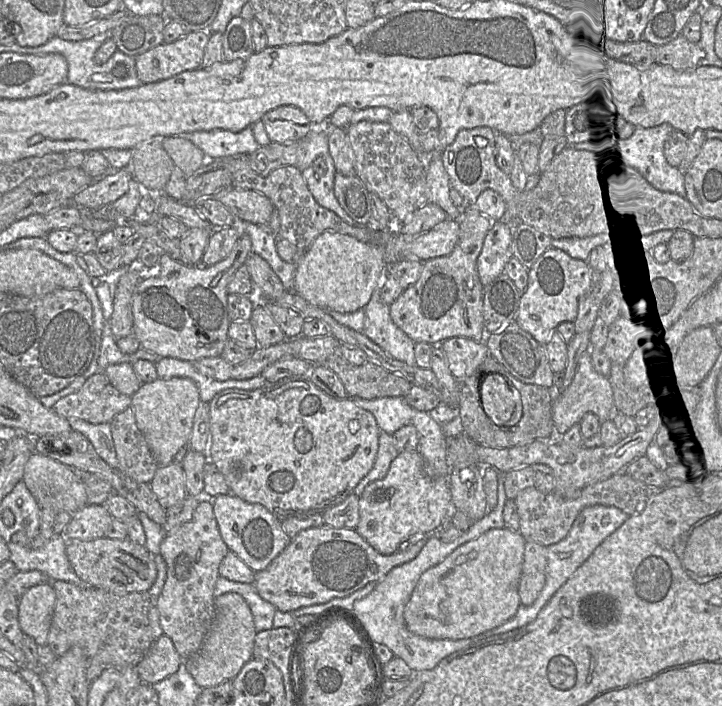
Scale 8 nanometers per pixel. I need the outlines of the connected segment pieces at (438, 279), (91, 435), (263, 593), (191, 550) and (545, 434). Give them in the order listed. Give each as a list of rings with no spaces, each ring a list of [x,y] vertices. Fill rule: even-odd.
[[[468,210],[462,213],[462,218],[459,220],[459,240],[454,250],[446,256],[423,262],[419,279],[406,288],[397,300],[389,306],[393,322],[415,343],[426,342],[431,345],[440,345],[443,341],[452,337],[466,337],[483,341],[484,286],[479,278],[477,260],[492,223],[491,219],[477,210]]]
[[[70,418],[68,421],[72,430],[80,432],[91,442],[102,460],[119,470],[110,423],[91,424],[78,418]]]
[[[326,525],[301,530],[285,549],[262,571],[255,572],[253,585],[261,598],[278,611],[297,609],[345,598],[370,582],[378,582],[394,567],[413,560],[427,542],[428,535],[417,537],[390,555],[378,553],[355,529]]]
[[[202,496],[192,519],[167,533],[160,546],[166,564],[166,579],[156,598],[160,625],[180,657],[187,660],[198,652],[214,619],[214,589],[219,566],[229,549],[222,540],[213,511],[212,498]]]
[[[490,355],[472,375],[459,379],[457,386],[458,415],[462,421],[463,434],[479,445],[490,448],[510,448],[523,446],[535,440],[556,440],[560,437],[554,431],[552,420],[552,403],[555,393],[551,389],[519,381]],[[492,373],[508,378],[521,395],[523,414],[518,424],[513,427],[497,427],[485,414],[480,403],[480,386],[484,379]]]

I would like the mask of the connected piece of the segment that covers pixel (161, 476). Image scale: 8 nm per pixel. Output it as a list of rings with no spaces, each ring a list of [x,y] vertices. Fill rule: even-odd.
[[[176,461],[159,467],[150,486],[160,505],[166,510],[178,505],[188,496],[185,472],[182,464]]]

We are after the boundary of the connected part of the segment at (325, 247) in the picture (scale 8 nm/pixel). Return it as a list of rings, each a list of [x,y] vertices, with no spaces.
[[[325,231],[297,258],[294,292],[324,310],[353,313],[368,304],[382,282],[385,270],[386,262],[380,247],[349,235]]]

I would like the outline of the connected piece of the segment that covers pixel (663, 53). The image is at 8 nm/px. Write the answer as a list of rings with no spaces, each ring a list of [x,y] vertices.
[[[679,35],[671,42],[656,46],[655,63],[671,66],[677,71],[696,68],[705,57],[705,52],[697,45]]]

